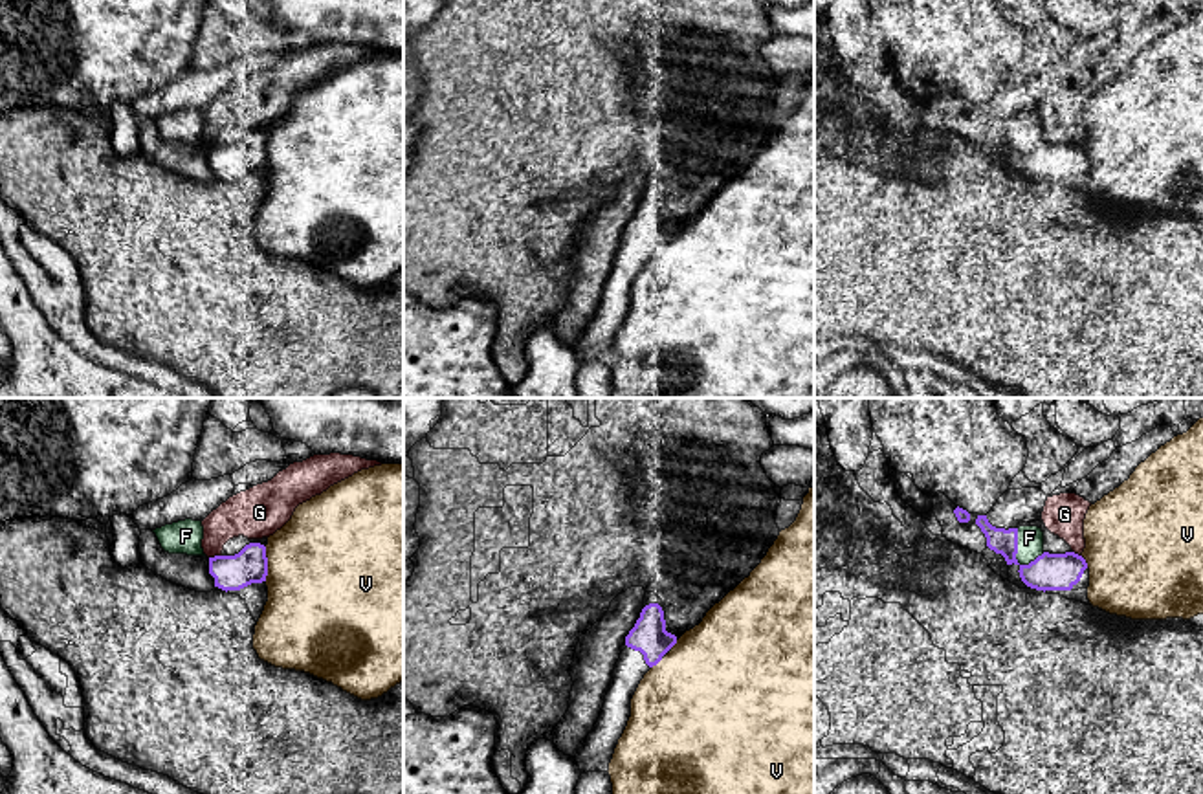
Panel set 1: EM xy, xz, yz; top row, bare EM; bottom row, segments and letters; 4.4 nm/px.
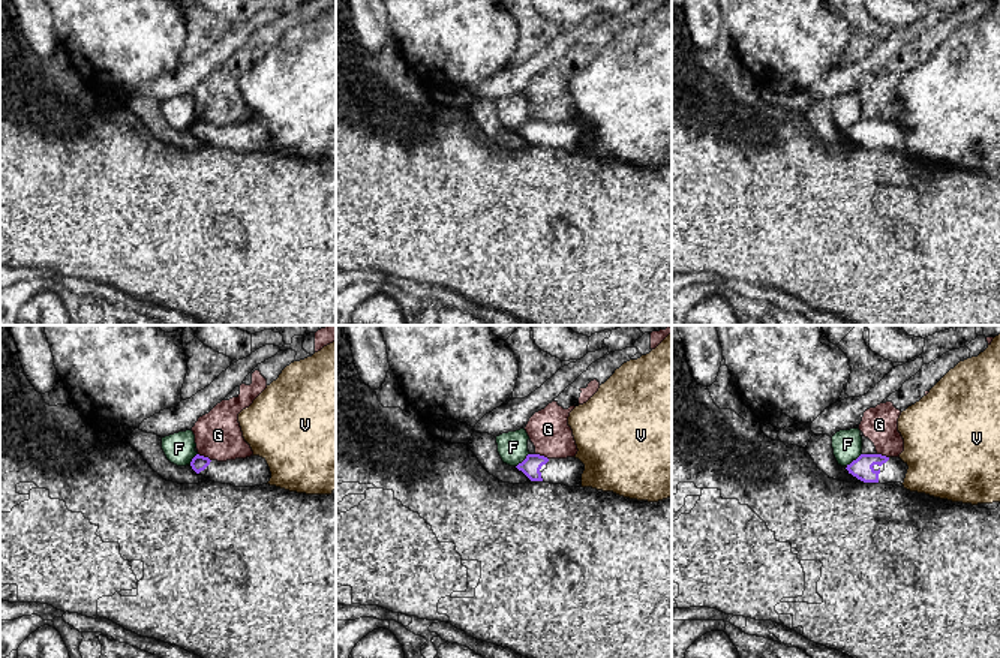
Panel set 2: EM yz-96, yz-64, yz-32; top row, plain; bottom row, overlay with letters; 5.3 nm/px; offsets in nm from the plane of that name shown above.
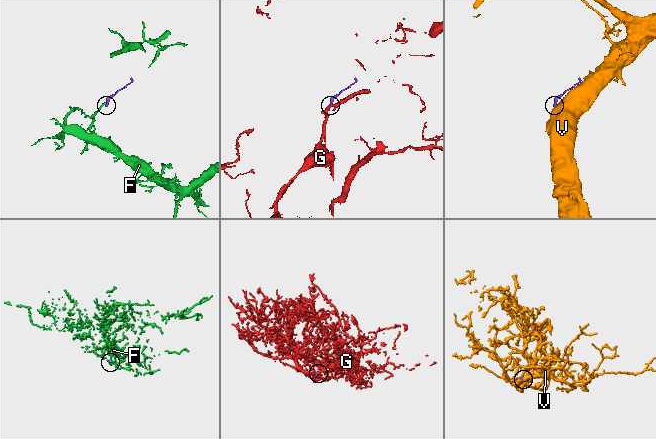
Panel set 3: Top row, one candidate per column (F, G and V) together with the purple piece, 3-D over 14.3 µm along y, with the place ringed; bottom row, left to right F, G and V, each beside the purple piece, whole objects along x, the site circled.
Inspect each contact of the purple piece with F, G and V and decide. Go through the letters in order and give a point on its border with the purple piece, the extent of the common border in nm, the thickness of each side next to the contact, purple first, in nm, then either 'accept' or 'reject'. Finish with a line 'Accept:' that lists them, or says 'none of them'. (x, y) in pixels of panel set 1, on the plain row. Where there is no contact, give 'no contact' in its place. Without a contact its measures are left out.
F: yz (1016, 140) | 180 nm | 160/110 nm | reject
G: xy (215, 145) | 60 nm | 160/220 nm | reject
V: xy (266, 153) | 150 nm | 160/500 nm | reject
Accept: none of them

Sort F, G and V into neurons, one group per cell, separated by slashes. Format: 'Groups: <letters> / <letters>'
Groups: F / G V

